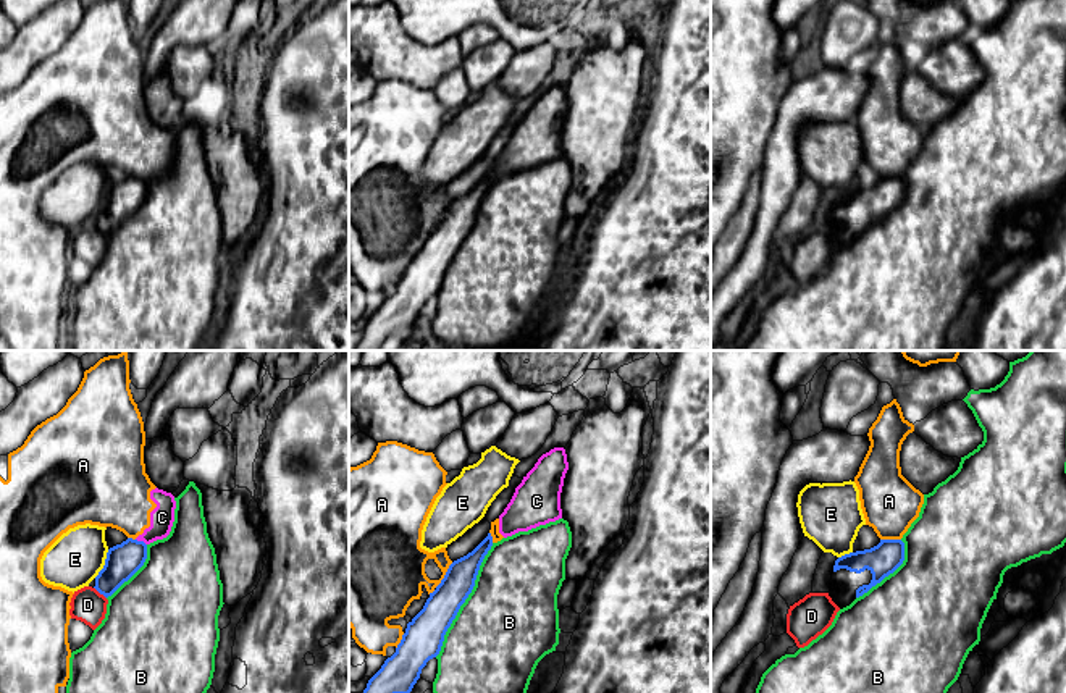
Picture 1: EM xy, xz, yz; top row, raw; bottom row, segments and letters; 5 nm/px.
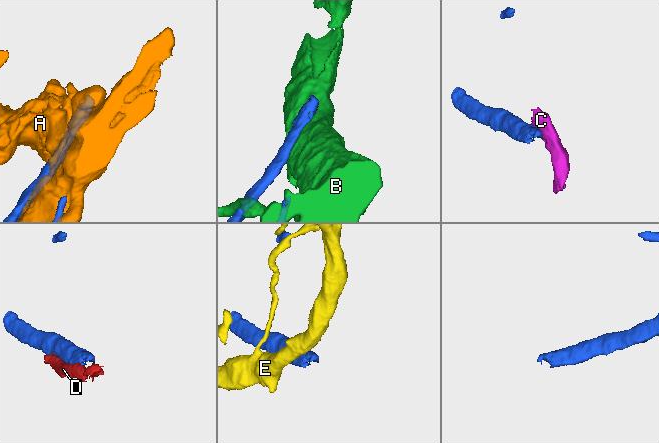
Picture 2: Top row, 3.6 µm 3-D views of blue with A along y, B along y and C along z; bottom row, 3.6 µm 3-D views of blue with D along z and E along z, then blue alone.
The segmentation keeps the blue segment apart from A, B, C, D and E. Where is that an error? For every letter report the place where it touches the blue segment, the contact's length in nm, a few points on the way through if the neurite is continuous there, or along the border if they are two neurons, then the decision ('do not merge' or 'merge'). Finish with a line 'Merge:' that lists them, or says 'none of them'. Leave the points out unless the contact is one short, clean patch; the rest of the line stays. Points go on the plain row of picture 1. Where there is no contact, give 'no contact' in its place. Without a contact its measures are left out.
A: xz (444, 214) | 160 nm | do not merge
B: xz (465, 236) | 650 nm | do not merge
C: xy (141, 180) | 70 nm | along xy (136, 176), (146, 183) | do not merge
D: xy (100, 231) | 90 nm | do not merge
E: xy (105, 202) | 160 nm | do not merge
Merge: none of them

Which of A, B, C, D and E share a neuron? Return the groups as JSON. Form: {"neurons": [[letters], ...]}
{"neurons": [["A", "C"], ["B"], ["D"], ["E"]]}

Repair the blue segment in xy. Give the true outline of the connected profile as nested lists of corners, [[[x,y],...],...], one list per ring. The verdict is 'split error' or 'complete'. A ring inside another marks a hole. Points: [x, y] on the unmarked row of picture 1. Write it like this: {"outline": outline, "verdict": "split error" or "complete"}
{"outline": [[[128,176],[121,183],[108,187],[105,204],[95,215],[95,228],[105,236],[111,234],[128,220],[145,200],[147,183]]], "verdict": "complete"}

